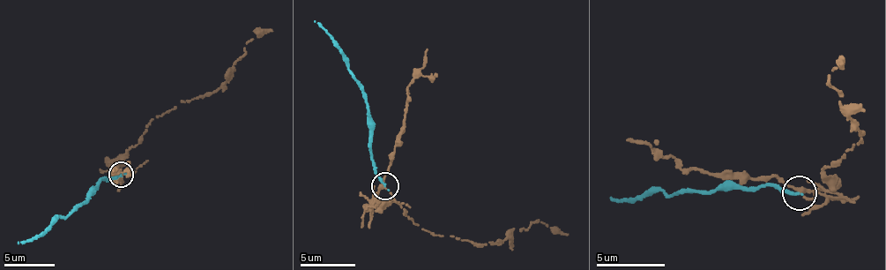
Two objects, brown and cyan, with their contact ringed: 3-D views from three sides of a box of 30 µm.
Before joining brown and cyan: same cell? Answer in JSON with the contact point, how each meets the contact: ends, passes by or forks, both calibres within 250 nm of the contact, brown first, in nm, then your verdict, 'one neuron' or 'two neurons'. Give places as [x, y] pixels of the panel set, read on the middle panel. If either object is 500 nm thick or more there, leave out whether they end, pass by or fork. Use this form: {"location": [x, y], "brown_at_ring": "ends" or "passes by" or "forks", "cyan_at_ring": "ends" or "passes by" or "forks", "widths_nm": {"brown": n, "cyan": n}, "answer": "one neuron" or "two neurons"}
{"location": [384, 186], "brown_at_ring": "forks", "cyan_at_ring": "ends", "widths_nm": {"brown": 240, "cyan": 280}, "answer": "two neurons"}

